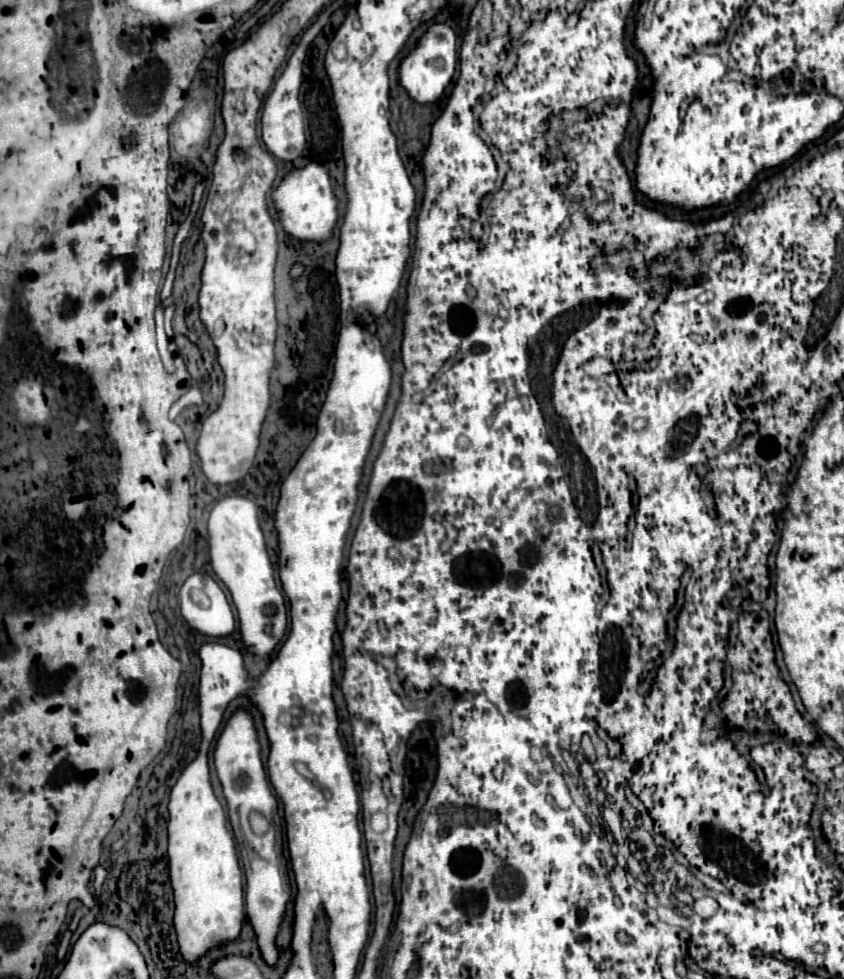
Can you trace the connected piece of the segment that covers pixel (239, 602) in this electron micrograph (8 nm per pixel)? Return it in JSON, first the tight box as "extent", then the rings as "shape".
{"extent":[209,497,287,657],"shape":[[[245,497],[221,499],[209,515],[209,555],[215,575],[229,589],[237,607],[241,641],[257,657],[269,655],[287,629],[287,613],[281,591],[273,579],[273,567],[265,551],[265,541],[255,517],[255,505]]]}

